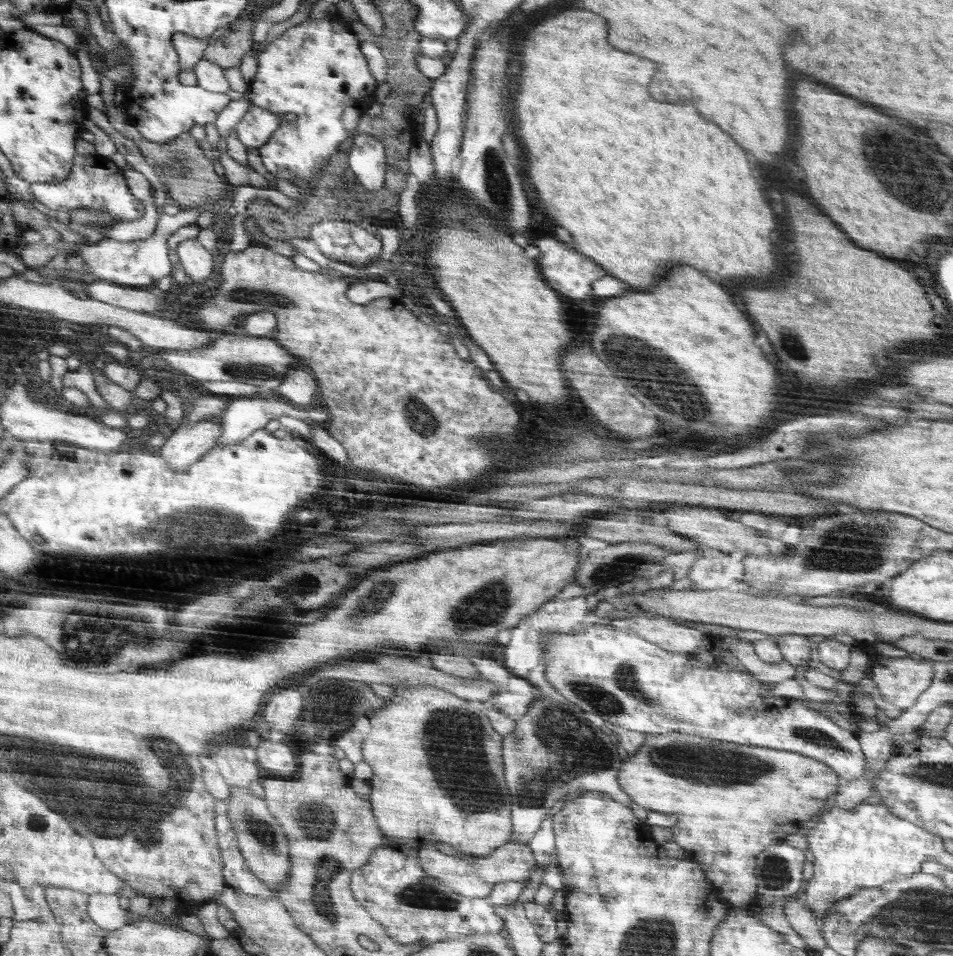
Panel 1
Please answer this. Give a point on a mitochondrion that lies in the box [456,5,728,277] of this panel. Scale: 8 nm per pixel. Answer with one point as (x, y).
(497, 195)

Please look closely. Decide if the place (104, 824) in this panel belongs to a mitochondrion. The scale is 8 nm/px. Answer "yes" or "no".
yes

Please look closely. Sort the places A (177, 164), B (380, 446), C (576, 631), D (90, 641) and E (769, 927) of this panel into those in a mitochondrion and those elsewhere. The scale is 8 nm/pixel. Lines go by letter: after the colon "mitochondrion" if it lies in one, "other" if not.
A: mitochondrion
B: other
C: other
D: mitochondrion
E: other

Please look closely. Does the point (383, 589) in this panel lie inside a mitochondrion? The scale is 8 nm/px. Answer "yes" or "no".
yes

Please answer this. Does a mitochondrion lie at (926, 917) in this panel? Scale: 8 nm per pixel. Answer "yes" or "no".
yes

